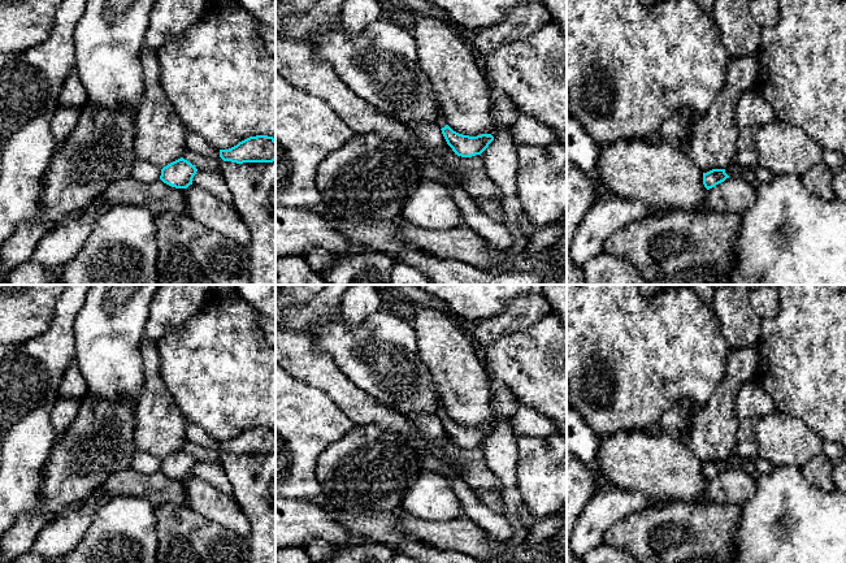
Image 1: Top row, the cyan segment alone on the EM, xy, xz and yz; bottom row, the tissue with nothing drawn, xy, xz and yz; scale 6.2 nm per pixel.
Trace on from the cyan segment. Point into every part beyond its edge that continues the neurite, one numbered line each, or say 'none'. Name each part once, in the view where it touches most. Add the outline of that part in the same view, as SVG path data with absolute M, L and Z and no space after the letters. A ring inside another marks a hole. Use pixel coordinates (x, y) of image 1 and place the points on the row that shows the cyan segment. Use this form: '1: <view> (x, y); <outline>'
1: xz (441, 122); M438 111L434 122L435 122L437 126L441 127L441 129L444 127L444 126L447 125L447 122L446 122L446 120L444 120L444 117L443 117L442 111Z

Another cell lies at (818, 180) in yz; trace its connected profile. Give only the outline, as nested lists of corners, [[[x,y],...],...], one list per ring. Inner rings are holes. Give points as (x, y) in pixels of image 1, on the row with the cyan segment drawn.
[[[821,161],[806,170],[802,176],[802,183],[810,194],[824,202],[832,202],[836,199],[832,186],[833,178],[834,170]]]

